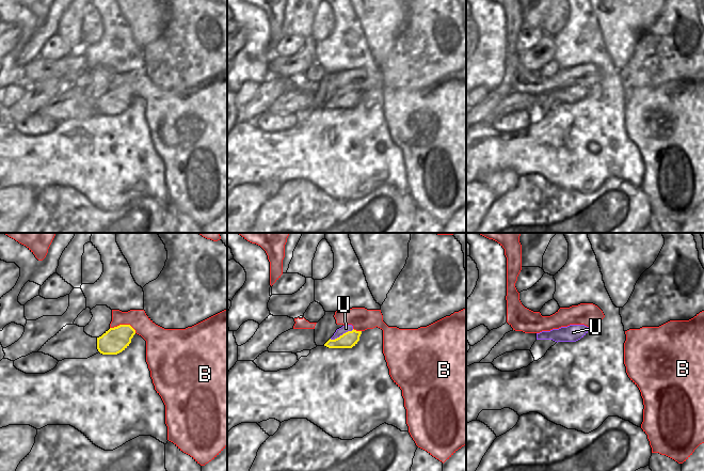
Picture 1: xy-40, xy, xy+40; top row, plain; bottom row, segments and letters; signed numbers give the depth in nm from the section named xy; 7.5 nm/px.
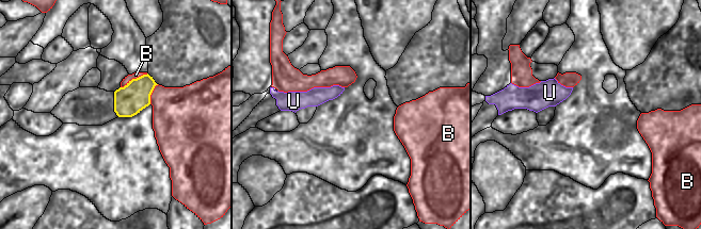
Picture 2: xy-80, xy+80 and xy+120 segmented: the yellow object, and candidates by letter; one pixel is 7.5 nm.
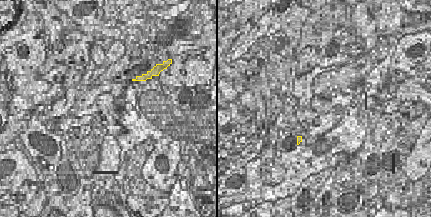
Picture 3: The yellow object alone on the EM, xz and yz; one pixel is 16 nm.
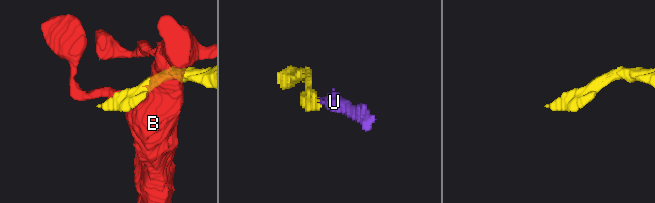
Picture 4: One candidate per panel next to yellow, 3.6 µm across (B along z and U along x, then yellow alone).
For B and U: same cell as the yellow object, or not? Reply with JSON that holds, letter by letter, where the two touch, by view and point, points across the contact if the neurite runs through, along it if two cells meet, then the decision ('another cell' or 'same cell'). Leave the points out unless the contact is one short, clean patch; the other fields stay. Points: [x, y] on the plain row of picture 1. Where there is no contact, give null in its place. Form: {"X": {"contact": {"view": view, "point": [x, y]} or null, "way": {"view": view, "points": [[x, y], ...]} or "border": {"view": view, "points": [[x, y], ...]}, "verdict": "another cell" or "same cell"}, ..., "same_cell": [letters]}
{"B": {"contact": {"view": "xy-40", "point": [124, 85]}, "verdict": "another cell"}, "U": {"contact": {"view": "xy", "point": [342, 95]}, "way": {"view": "xy", "points": [[348, 100], [342, 95], [346, 89]]}, "verdict": "same cell"}, "same_cell": ["U"]}

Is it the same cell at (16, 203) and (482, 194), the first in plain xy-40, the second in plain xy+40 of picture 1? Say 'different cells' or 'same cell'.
same cell

